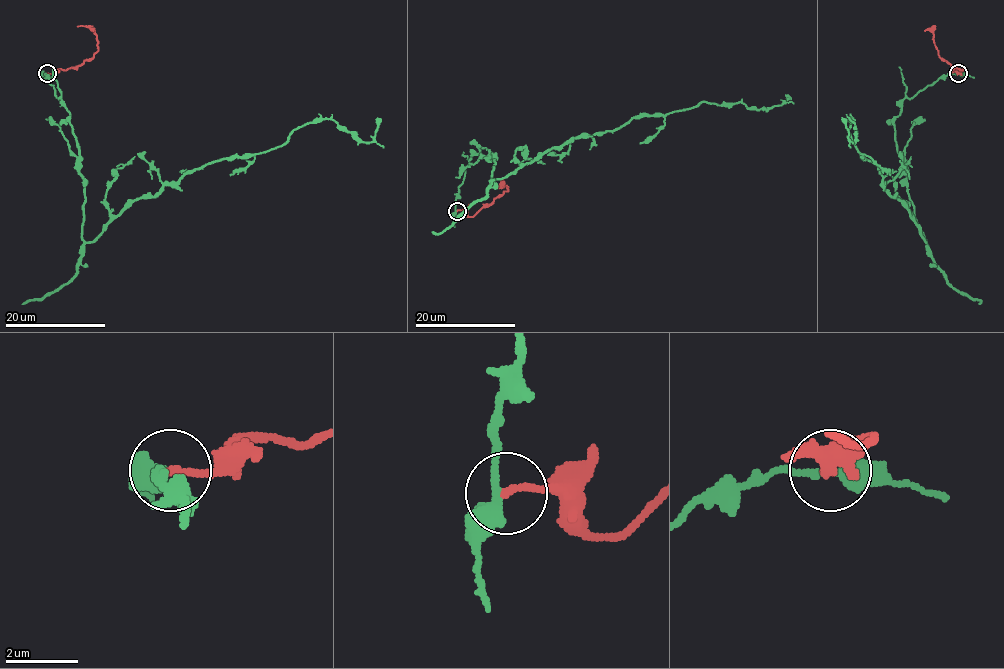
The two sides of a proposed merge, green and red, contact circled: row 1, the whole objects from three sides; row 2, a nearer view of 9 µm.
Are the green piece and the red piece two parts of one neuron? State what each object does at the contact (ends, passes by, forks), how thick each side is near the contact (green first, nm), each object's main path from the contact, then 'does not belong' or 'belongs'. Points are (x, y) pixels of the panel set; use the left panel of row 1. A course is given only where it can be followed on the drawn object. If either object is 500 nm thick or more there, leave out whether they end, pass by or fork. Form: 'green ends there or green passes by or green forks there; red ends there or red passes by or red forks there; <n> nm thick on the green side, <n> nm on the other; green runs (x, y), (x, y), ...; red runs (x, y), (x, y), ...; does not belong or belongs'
green passes by; red ends there; 380 nm thick on the green side, 200 nm on the other; green runs (46, 74), (70, 114), (86, 242), (136, 199), (207, 164), (274, 149), (323, 119), (371, 142), (376, 118); red runs (47, 74), (77, 67), (93, 56), (97, 50), (97, 35), (88, 27), (77, 26); does not belong

